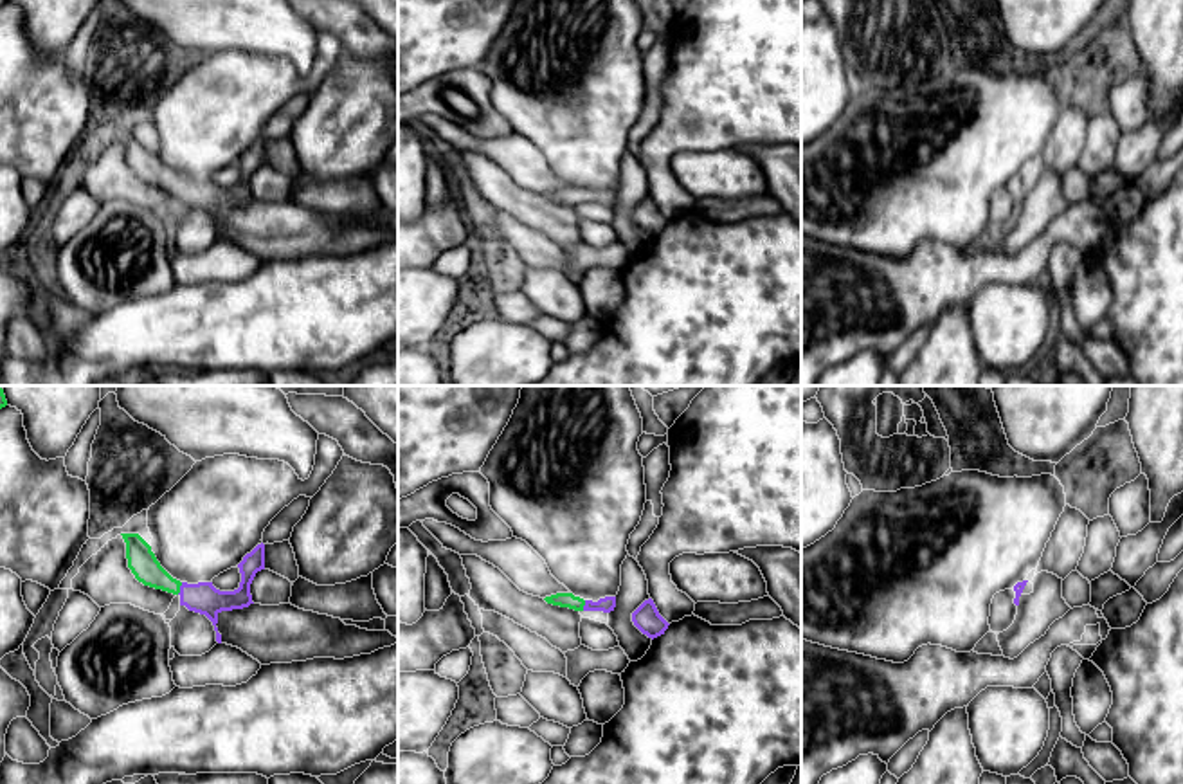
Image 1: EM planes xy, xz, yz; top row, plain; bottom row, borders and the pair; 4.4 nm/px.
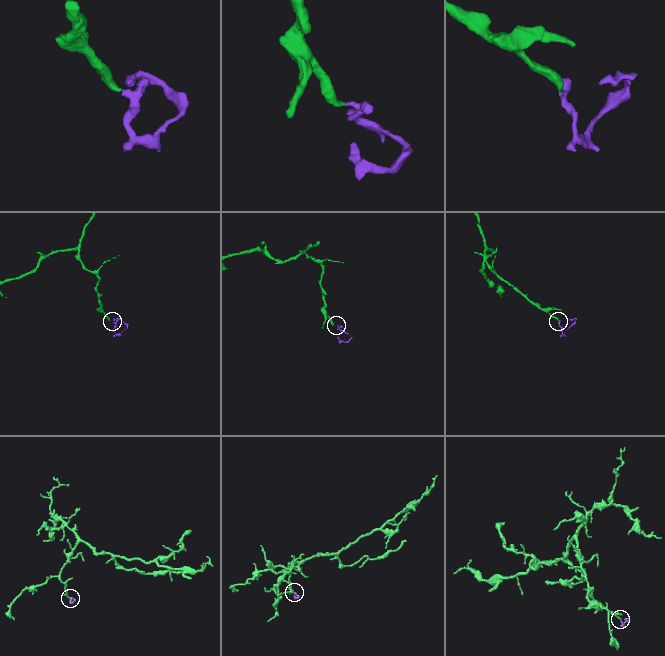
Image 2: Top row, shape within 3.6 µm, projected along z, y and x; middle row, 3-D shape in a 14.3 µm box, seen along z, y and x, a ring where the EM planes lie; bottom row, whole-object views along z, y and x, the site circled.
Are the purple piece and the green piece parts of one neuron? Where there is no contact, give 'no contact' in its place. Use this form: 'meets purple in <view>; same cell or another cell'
meets purple in xy; same cell

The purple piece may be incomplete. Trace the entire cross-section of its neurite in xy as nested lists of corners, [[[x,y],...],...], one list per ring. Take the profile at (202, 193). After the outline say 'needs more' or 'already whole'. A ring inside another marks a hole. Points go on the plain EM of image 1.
[[[121,130],[126,139],[128,164],[144,182],[162,186],[180,193],[180,202],[189,207],[205,211],[216,227],[216,238],[221,240],[218,229],[218,211],[221,207],[243,205],[252,198],[250,180],[257,168],[265,166],[265,141],[257,141],[238,160],[241,169],[239,184],[234,187],[220,187],[212,178],[187,180],[173,175],[157,157],[151,142],[139,130]]] | needs more

